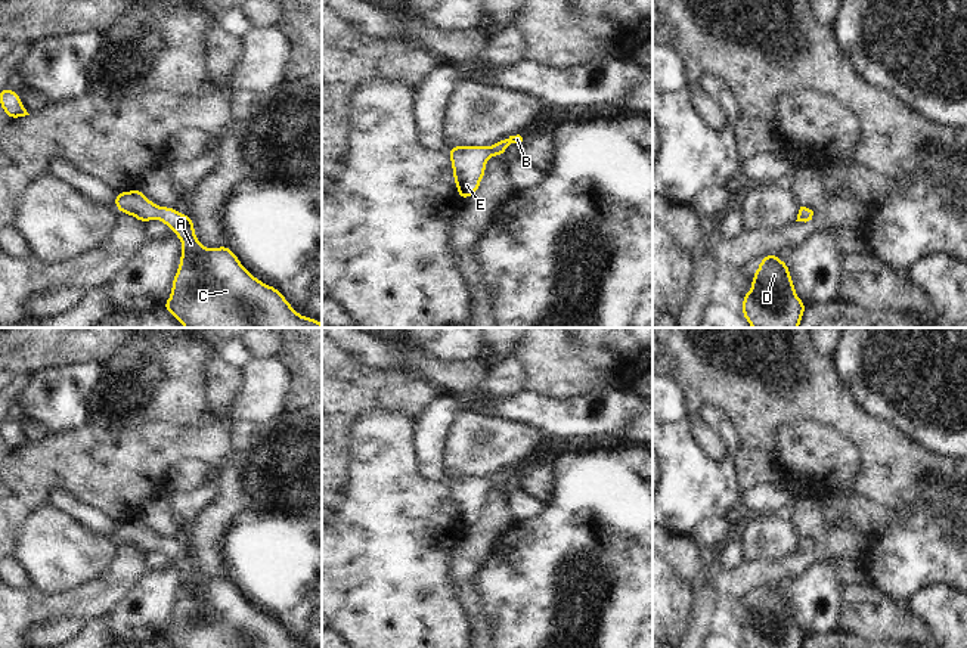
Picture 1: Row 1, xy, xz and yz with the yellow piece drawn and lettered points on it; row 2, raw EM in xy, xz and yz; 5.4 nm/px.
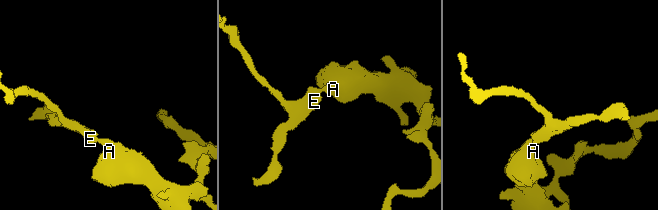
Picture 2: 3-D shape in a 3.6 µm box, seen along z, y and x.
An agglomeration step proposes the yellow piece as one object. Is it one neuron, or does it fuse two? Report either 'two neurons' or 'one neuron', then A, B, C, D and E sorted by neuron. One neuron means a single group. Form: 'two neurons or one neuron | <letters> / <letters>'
one neuron | A B C D E

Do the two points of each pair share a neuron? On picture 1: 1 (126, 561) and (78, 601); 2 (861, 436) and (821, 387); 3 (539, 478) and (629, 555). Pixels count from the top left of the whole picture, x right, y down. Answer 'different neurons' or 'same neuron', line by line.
1: same neuron
2: same neuron
3: different neurons

